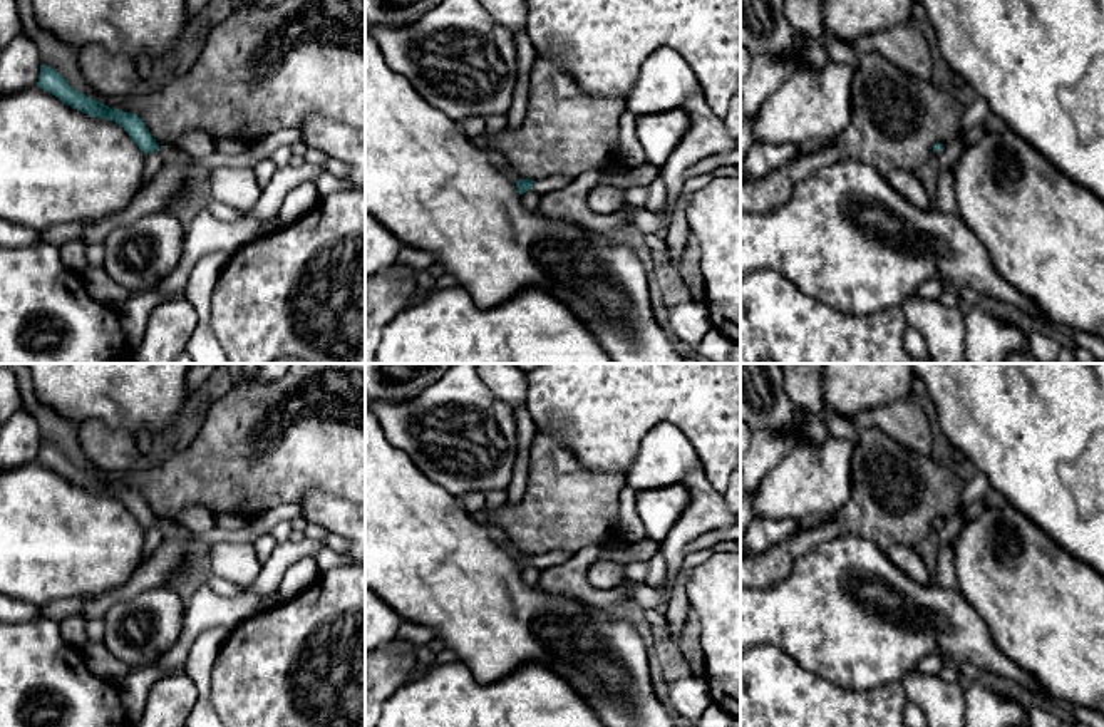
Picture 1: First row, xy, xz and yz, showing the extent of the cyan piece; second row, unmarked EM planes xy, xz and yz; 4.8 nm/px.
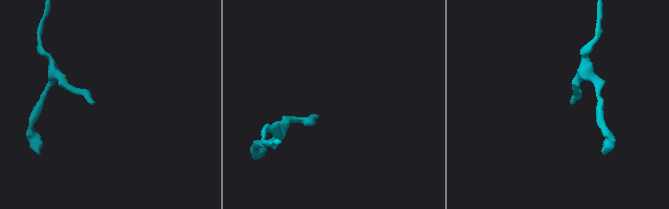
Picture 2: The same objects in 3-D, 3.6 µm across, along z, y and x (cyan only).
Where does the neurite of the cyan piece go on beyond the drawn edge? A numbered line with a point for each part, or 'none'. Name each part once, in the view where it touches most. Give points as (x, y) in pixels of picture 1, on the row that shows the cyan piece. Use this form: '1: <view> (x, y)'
1: xz (541, 186)

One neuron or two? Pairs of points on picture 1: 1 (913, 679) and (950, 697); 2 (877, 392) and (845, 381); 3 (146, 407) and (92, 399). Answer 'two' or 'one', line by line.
1: one
2: one
3: one

